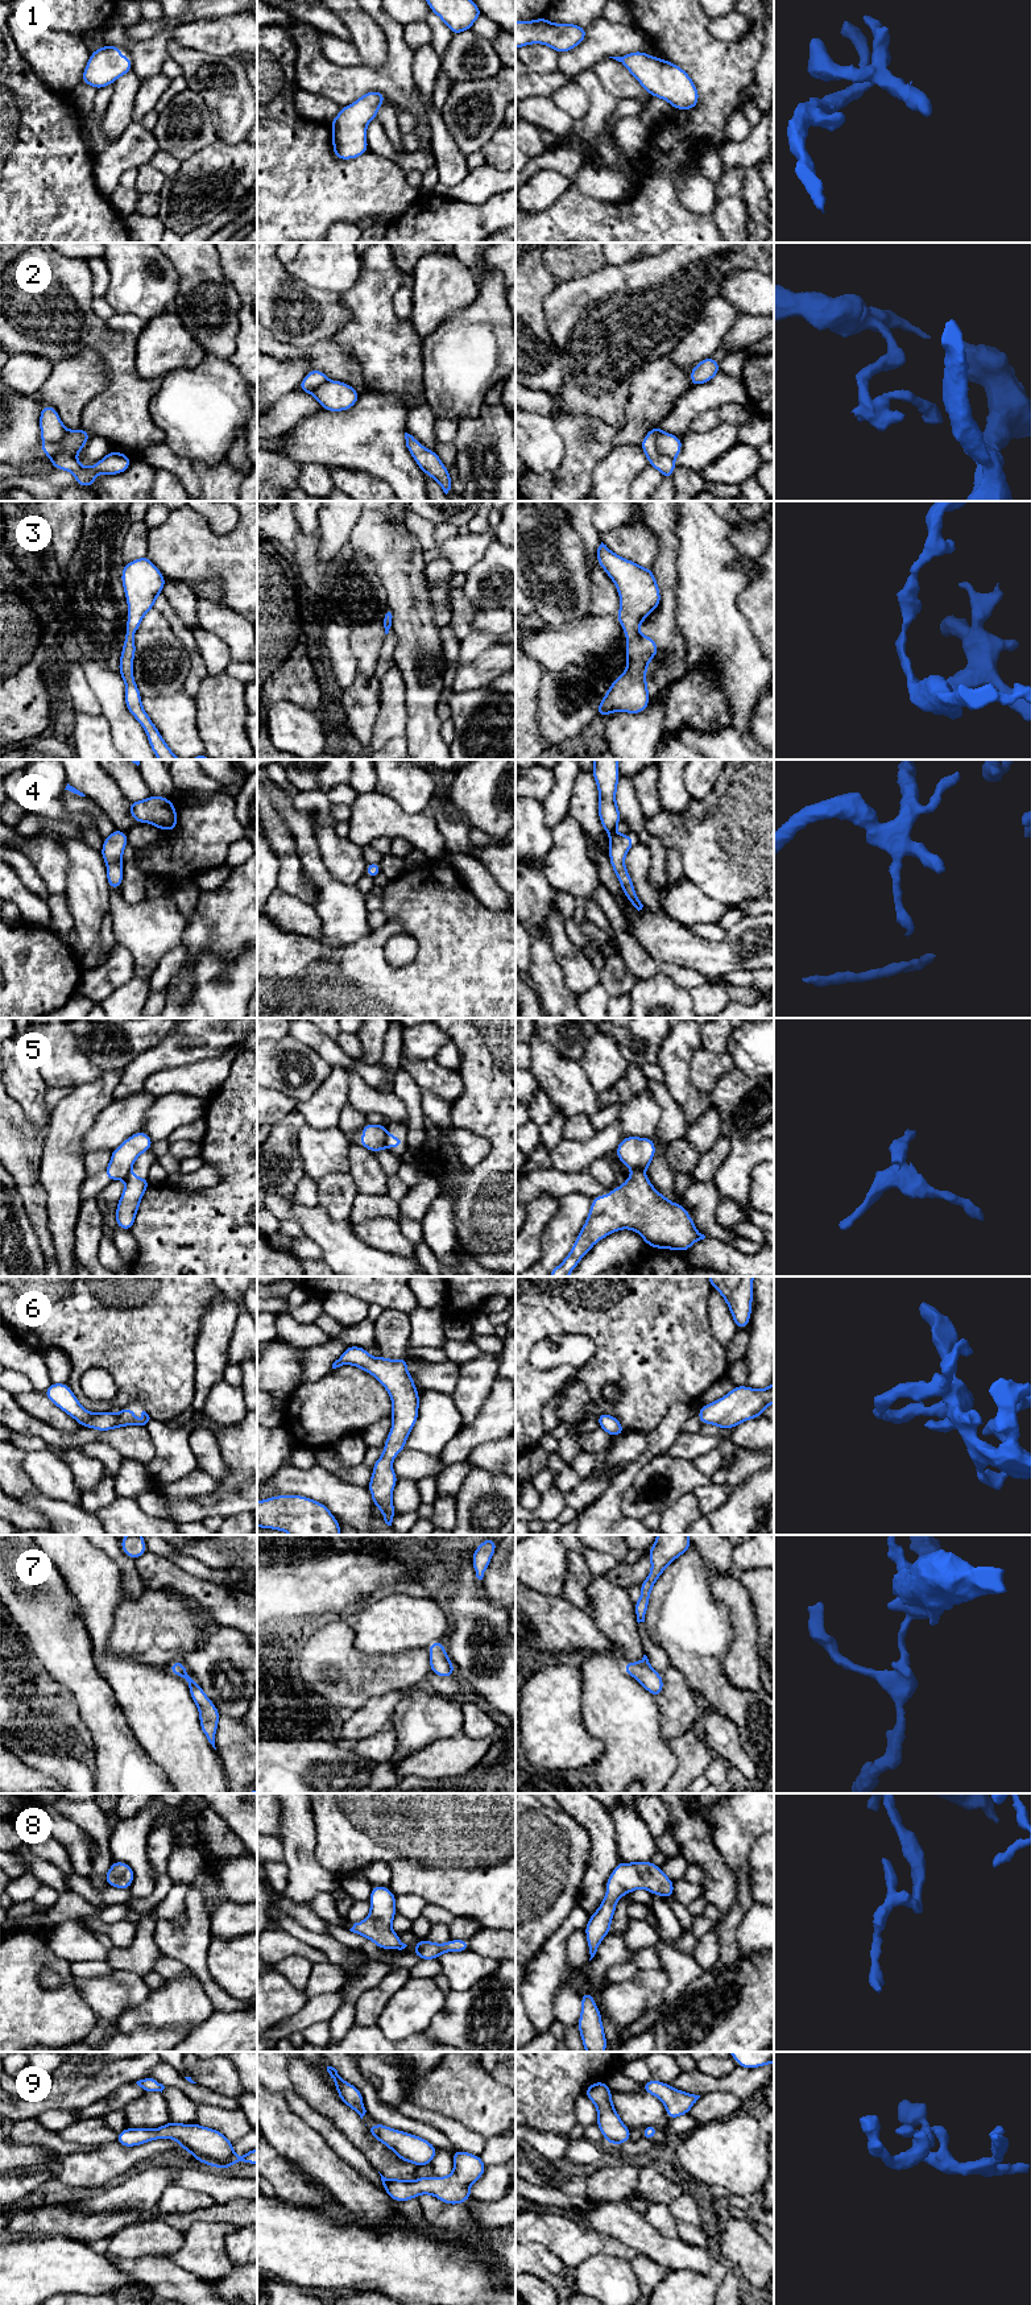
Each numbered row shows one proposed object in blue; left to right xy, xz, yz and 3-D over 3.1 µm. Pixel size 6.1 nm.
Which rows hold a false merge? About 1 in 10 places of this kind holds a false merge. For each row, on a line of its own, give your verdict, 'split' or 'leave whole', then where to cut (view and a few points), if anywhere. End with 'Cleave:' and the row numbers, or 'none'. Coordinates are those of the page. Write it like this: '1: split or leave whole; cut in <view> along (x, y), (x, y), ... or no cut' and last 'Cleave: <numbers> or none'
1: leave whole; no cut
2: split; cut in yz along (659, 430), (655, 438), (655, 449), (673, 459)
3: leave whole; no cut
4: leave whole; no cut
5: split; cut in xz along (388, 1134), (385, 1146)
6: leave whole; no cut
7: leave whole; no cut
8: leave whole; no cut
9: leave whole; no cut
Cleave: 2, 5

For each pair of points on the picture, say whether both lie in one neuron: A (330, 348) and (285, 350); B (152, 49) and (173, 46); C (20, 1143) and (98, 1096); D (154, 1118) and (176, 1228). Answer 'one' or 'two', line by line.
A: one
B: two
C: two
D: two

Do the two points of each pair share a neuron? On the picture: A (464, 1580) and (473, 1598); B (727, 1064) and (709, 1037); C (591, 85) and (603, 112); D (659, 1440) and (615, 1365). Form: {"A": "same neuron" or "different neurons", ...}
{"A": "same neuron", "B": "different neurons", "C": "same neuron", "D": "different neurons"}

